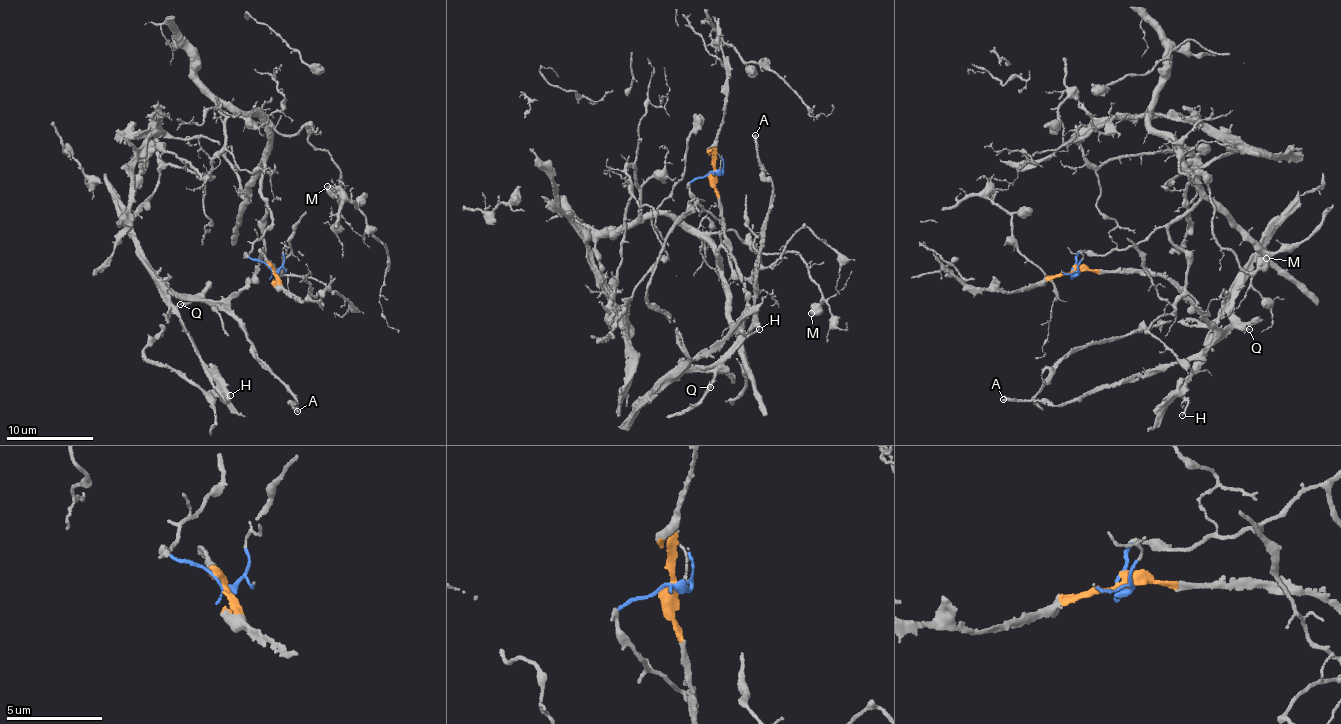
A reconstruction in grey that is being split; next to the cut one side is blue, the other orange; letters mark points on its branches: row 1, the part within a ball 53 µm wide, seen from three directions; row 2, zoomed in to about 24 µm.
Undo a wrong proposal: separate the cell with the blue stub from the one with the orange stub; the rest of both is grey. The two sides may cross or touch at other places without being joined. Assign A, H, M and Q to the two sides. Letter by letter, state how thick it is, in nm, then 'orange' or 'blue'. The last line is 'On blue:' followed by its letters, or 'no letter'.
A: calibre 240 nm; orange
H: calibre 150 nm; orange
M: calibre 650 nm; blue
Q: calibre 160 nm; orange
On blue: M

